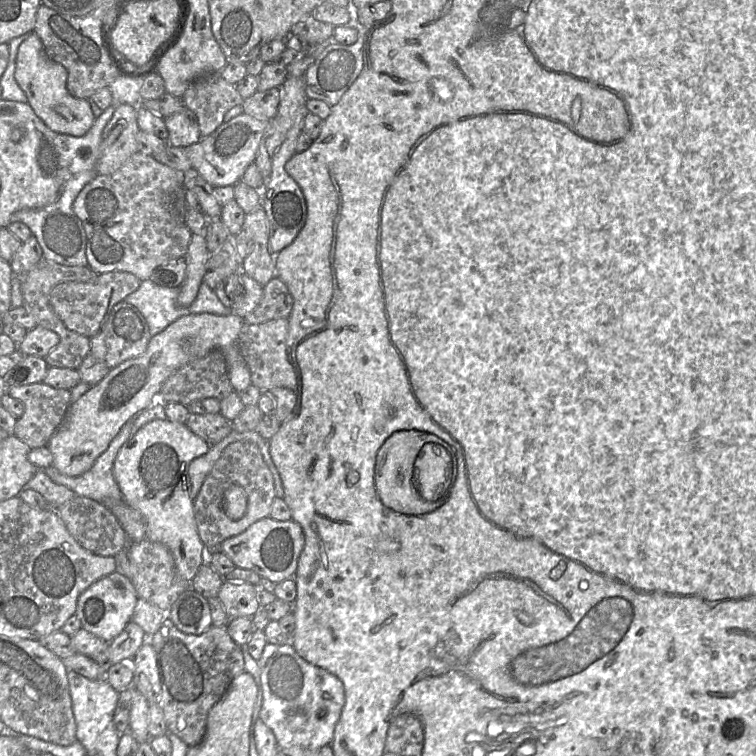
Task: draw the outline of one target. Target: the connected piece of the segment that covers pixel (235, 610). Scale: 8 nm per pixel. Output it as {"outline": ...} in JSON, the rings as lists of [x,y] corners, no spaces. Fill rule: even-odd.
{"outline":[[[224,582],[217,598],[223,604],[230,619],[251,618],[260,608],[257,601],[256,587],[249,583]]]}

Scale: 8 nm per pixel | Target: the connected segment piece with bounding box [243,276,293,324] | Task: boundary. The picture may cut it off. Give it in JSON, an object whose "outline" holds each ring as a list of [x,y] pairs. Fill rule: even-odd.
{"outline":[[[275,276],[263,286],[258,306],[245,316],[246,324],[262,324],[270,320],[288,319],[292,311],[292,295],[287,285]]]}

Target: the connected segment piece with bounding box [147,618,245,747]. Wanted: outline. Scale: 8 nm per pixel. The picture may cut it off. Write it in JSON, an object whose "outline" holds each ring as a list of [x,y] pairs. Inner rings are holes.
{"outline":[[[166,618],[160,628],[147,639],[153,646],[158,660],[158,679],[161,691],[156,704],[162,709],[167,731],[179,737],[189,747],[202,742],[207,730],[207,720],[211,709],[221,700],[232,681],[245,672],[242,648],[229,635],[226,627],[212,625],[200,635],[181,632]]]}

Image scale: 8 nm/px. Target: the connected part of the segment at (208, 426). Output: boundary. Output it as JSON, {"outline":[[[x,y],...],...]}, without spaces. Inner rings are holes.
{"outline":[[[220,413],[191,414],[185,425],[210,446],[220,442],[232,431],[232,423]]]}

